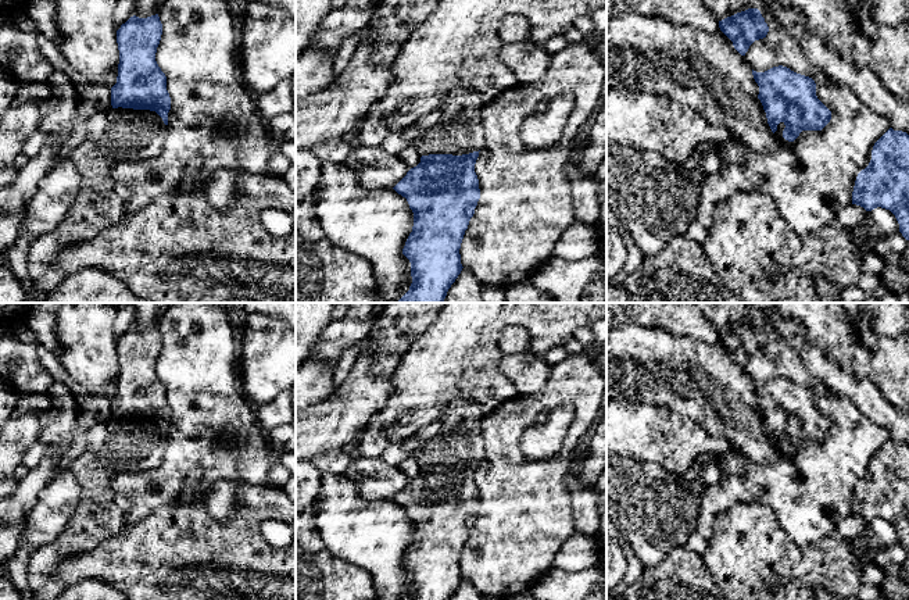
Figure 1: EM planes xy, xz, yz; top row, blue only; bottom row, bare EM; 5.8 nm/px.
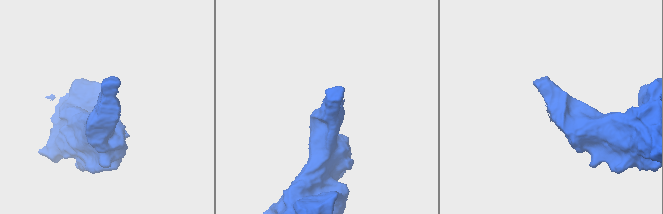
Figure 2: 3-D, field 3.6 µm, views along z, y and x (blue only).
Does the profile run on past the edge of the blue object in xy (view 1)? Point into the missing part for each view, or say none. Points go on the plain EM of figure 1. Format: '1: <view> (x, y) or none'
1: xy (132, 446)

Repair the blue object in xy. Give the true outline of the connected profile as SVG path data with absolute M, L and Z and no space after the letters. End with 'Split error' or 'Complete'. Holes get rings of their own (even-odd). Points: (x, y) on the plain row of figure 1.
M158 325L147 329L133 326L117 342L118 388L111 399L112 421L107 425L107 442L101 451L103 464L114 474L147 472L158 468L164 460L171 408L167 388L155 372L161 346Z. Split error

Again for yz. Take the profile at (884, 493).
M890 439L873 457L872 471L855 492L852 515L890 521L909 551L909 446Z. Complete

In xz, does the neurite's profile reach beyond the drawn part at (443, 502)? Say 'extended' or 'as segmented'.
extended

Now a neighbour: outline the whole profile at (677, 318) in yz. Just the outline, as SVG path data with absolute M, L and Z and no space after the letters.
M606 303L606 331L630 324L713 344L719 332L697 303Z

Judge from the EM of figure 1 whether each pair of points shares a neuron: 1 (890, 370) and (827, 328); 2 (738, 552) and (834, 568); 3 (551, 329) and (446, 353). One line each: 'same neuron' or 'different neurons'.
1: same neuron
2: same neuron
3: same neuron

